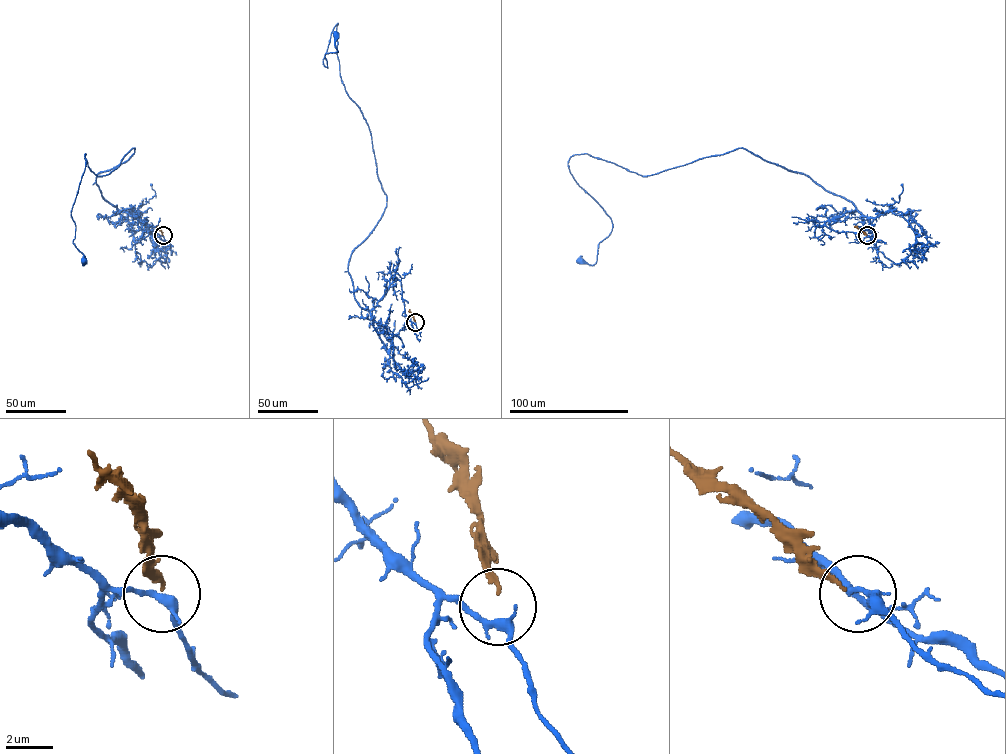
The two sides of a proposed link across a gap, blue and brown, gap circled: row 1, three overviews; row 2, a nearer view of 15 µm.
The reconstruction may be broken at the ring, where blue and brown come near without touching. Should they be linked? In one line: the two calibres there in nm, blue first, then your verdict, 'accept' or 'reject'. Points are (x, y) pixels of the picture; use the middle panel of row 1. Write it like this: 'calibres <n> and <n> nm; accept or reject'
calibres 300 and 140 nm; reject

